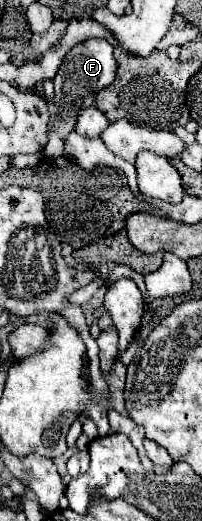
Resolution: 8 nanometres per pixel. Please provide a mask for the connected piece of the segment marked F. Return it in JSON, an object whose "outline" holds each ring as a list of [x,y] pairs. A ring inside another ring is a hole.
{"outline":[[[89,38],[77,46],[73,46],[67,56],[63,58],[63,64],[59,66],[59,72],[55,76],[55,100],[49,102],[49,142],[43,150],[45,156],[61,156],[63,152],[63,138],[73,130],[77,122],[77,112],[83,108],[83,102],[87,100],[87,106],[95,102],[95,94],[109,86],[115,80],[117,60],[113,56],[115,48],[103,40],[103,38]]]}

